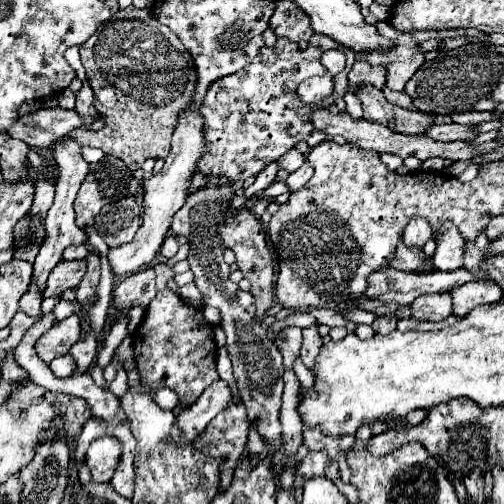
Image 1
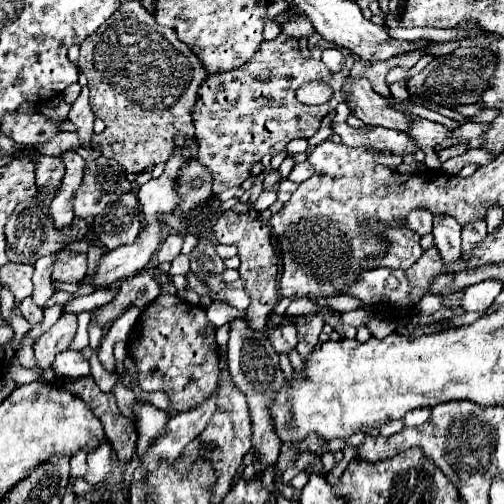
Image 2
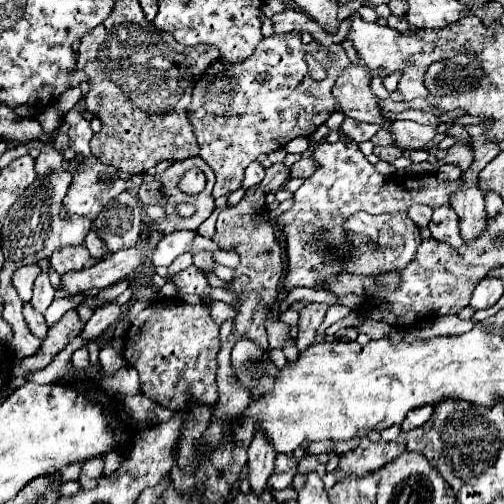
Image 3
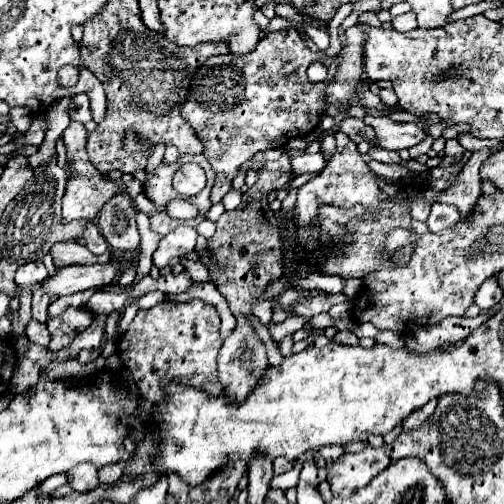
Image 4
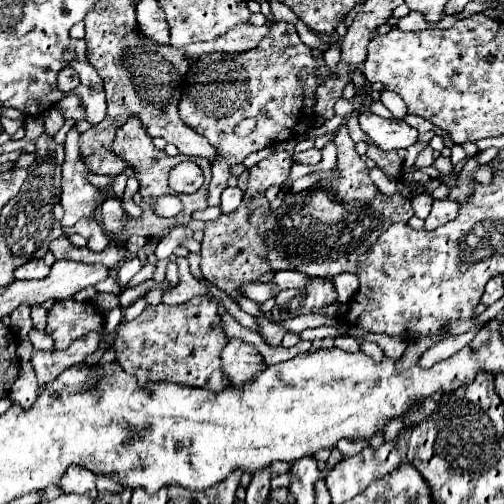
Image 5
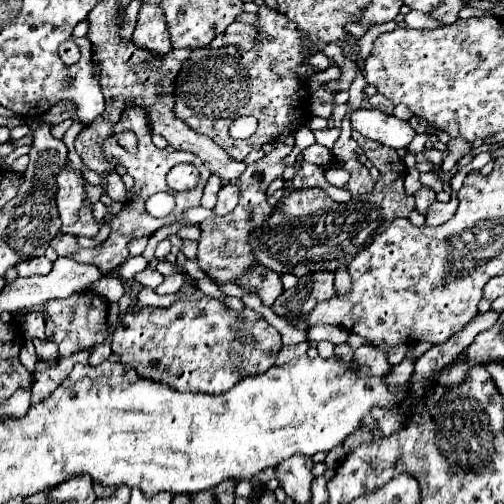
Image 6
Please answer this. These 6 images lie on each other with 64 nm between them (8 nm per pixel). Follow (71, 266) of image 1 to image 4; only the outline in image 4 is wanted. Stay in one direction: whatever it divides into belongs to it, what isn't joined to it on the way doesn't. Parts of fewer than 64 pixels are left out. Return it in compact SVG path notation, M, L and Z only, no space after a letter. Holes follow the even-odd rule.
M56 242L50 250L54 258L54 266L70 266L70 264L96 264L110 262L112 254L104 252L102 256L94 256L86 246L76 242Z

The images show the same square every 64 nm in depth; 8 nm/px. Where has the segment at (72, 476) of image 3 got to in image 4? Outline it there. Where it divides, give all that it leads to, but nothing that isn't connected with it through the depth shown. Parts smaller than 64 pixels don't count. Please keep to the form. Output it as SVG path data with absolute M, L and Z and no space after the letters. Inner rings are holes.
M66 473L51 476L39 485L37 495L40 497L45 494L52 494L57 488L67 483L68 476Z

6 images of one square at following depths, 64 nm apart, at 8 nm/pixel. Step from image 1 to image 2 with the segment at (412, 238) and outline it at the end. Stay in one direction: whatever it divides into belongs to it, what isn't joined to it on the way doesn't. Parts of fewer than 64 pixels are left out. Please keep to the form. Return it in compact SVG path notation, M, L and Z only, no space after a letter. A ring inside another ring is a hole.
M416 208L416 212L410 212L406 220L408 228L420 236L432 232L432 212L424 212L424 208Z

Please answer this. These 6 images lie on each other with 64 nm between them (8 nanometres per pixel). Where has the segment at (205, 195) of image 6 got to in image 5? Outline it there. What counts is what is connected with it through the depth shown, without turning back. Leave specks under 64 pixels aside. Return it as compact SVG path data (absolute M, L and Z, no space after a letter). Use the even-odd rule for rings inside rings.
M272 22L270 32L254 50L240 54L204 54L190 66L184 76L178 114L184 124L206 136L208 142L220 150L216 164L212 164L212 180L208 186L210 206L220 204L220 194L226 188L234 164L244 162L248 154L268 144L274 146L308 132L316 116L316 88L322 84L326 72L324 60L312 54L290 22ZM242 118L256 118L258 122L256 130L246 138L234 134L234 126Z

